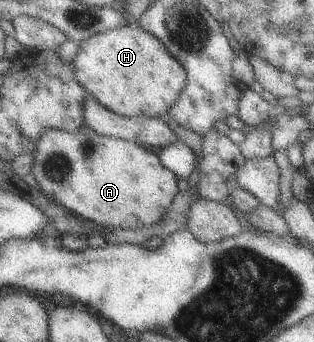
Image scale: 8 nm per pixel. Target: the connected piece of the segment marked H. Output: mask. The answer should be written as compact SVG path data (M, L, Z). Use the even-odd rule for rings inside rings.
M138 24L107 29L82 40L73 70L87 94L106 109L128 118L163 118L178 101L187 80L182 63L168 53L162 41Z

